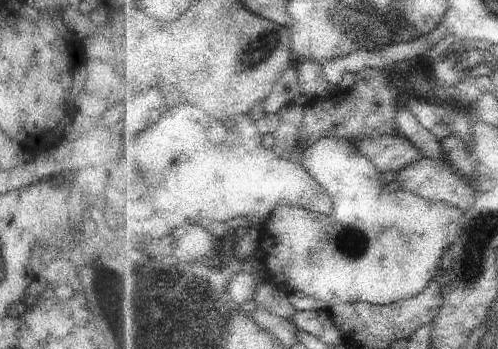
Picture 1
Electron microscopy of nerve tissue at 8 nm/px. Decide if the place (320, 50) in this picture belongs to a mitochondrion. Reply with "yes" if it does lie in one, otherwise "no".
no

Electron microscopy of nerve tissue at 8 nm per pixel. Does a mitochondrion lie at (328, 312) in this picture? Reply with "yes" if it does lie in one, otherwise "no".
no

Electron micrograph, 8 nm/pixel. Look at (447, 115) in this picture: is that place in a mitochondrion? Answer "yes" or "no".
yes

